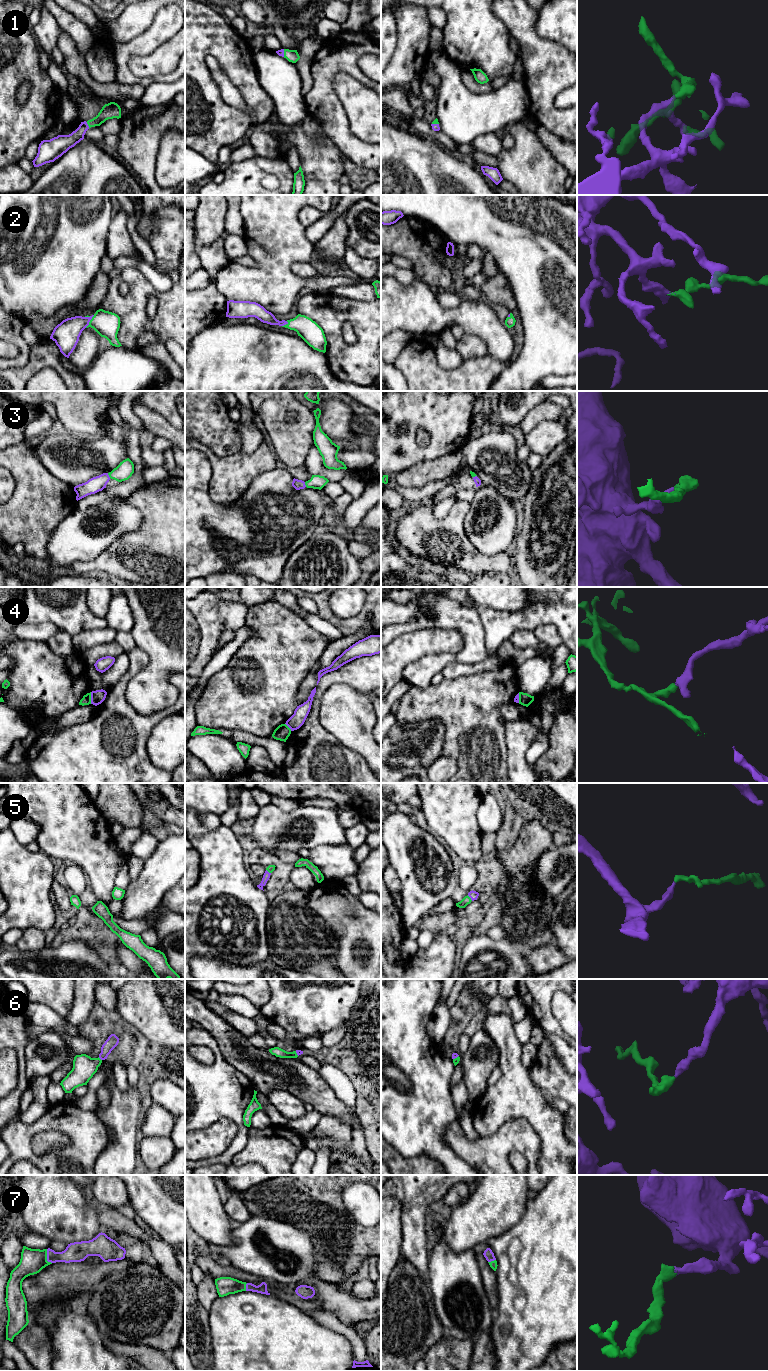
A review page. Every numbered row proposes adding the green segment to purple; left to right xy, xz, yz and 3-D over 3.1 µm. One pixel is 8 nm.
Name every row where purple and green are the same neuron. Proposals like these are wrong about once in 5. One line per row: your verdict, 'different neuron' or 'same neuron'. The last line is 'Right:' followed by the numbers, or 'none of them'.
1: same neuron
2: same neuron
3: same neuron
4: different neuron
5: same neuron
6: same neuron
7: same neuron
Right: 1, 2, 3, 5, 6, 7

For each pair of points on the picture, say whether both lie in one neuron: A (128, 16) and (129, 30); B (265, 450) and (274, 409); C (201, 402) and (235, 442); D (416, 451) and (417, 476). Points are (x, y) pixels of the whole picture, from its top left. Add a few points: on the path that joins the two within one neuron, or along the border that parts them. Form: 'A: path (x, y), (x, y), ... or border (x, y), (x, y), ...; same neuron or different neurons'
A: path (128, 19), (128, 27); same neuron
B: border (273, 452), (278, 459); different neurons
C: path (210, 412), (211, 418), (225, 432); same neuron
D: border (439, 457), (433, 460), (415, 462), (396, 474); different neurons

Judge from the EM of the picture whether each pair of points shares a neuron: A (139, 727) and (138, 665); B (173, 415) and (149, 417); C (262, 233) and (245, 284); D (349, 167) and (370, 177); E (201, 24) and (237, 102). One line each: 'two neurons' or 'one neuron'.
A: one neuron
B: two neurons
C: one neuron
D: one neuron
E: two neurons

